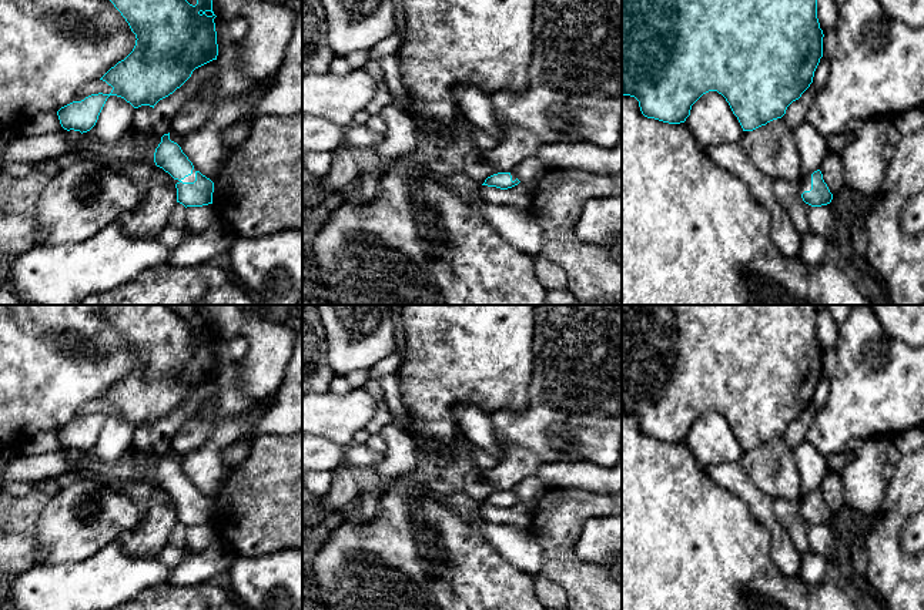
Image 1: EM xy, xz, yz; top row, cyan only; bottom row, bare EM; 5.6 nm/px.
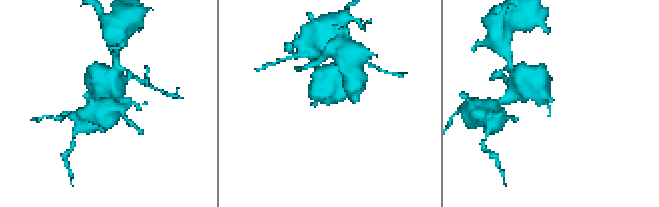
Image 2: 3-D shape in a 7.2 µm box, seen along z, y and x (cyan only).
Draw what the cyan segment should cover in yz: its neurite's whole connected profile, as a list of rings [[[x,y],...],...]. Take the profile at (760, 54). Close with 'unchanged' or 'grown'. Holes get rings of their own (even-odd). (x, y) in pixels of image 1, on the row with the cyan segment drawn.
[[[622,0],[622,94],[635,97],[645,117],[680,124],[686,121],[692,105],[703,94],[717,91],[729,103],[743,131],[753,131],[781,118],[787,107],[810,87],[823,57],[823,37],[817,19],[817,0]]]; unchanged

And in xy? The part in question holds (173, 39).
[[[110,0],[135,34],[133,51],[100,80],[113,87],[110,94],[91,94],[81,101],[73,101],[57,111],[64,130],[90,131],[110,95],[117,95],[134,108],[154,105],[180,88],[192,71],[217,60],[218,44],[212,11],[212,0],[197,0],[192,6],[187,0]]]; unchanged

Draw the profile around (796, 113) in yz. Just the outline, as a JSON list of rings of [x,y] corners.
[[[811,83],[810,87],[801,94],[801,97],[787,107],[784,120],[789,128],[794,131],[803,121],[806,121],[816,94],[817,91]]]

